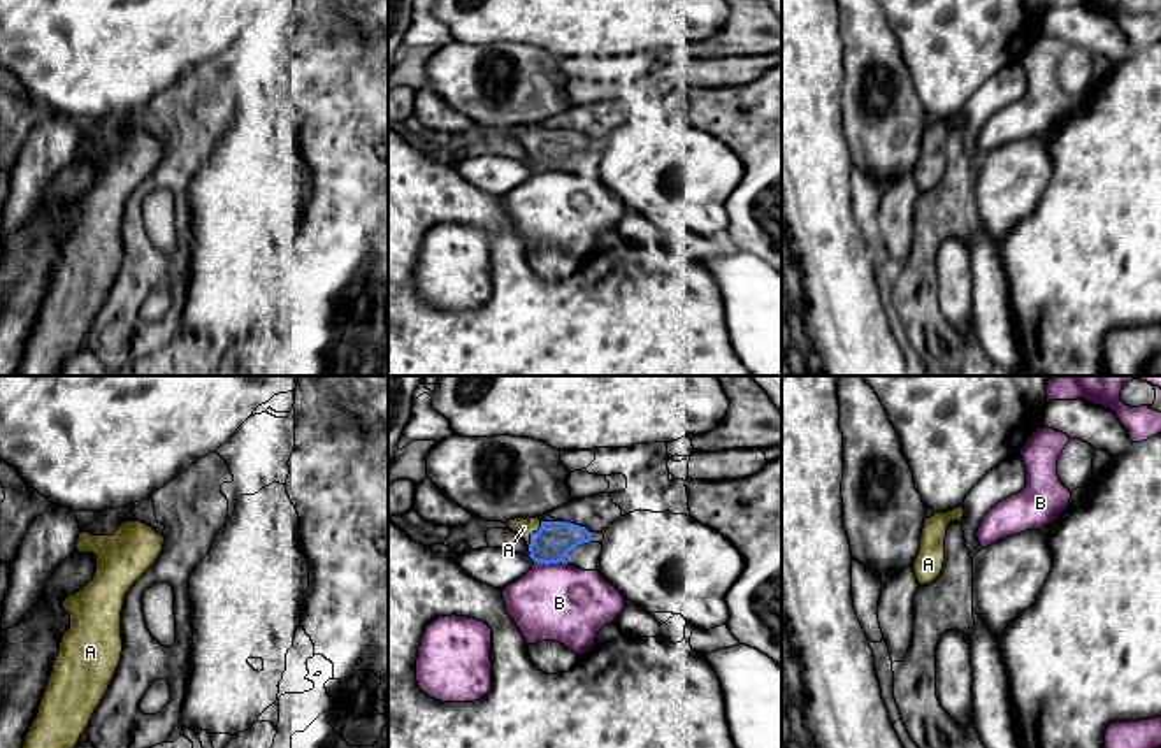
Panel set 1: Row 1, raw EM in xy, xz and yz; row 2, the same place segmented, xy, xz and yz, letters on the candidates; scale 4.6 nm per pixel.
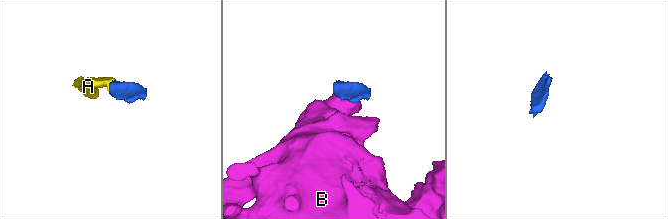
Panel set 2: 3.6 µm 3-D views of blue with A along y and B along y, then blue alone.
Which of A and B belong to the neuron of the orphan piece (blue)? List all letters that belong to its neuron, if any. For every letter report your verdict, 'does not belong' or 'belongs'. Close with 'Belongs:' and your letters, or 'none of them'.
A: belongs
B: does not belong
Belongs: A

